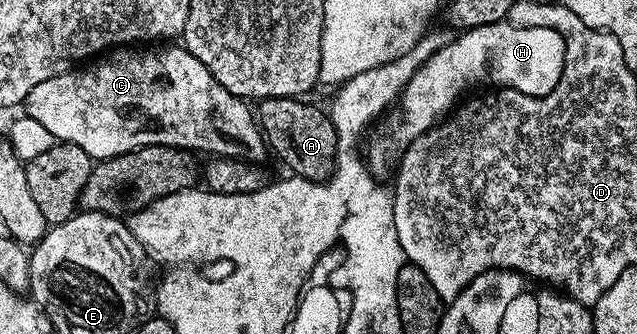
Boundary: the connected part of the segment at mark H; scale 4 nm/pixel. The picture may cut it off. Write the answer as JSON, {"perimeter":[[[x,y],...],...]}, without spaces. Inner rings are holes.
{"perimeter":[[[502,22],[464,29],[449,45],[428,58],[407,82],[395,107],[384,117],[381,137],[369,148],[369,171],[378,178],[385,178],[388,172],[390,175],[395,158],[400,157],[403,146],[448,116],[466,95],[465,87],[489,84],[485,86],[492,86],[494,89],[513,88],[523,94],[546,96],[551,94],[551,90],[555,90],[555,86],[559,86],[564,65],[565,40],[550,28],[524,28]]]}

